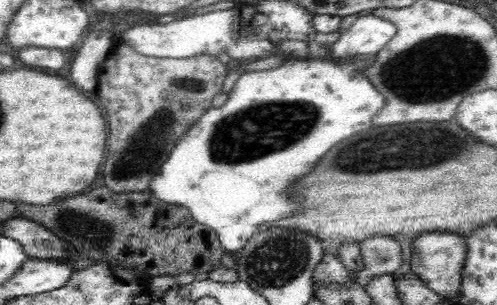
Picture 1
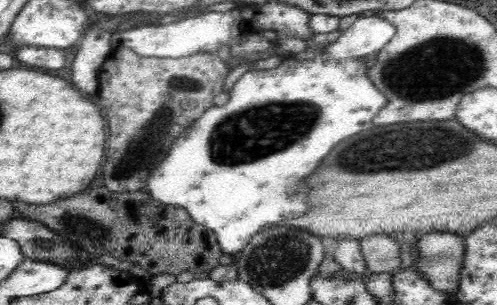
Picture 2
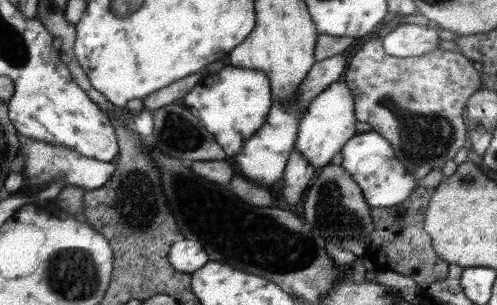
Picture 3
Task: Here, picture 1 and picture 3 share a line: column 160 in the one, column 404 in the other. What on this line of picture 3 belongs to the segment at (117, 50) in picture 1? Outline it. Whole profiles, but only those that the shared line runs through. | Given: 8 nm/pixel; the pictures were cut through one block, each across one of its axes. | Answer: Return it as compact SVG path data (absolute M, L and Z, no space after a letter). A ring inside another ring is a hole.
M365 42L349 60L345 70L345 84L351 88L355 100L355 118L371 126L371 132L383 136L389 142L395 160L399 160L407 172L411 172L415 182L421 182L431 170L441 170L445 162L451 162L455 154L465 146L467 126L463 126L461 112L469 98L481 90L481 76L473 64L455 52L435 50L417 58L395 58L383 50L383 42Z

